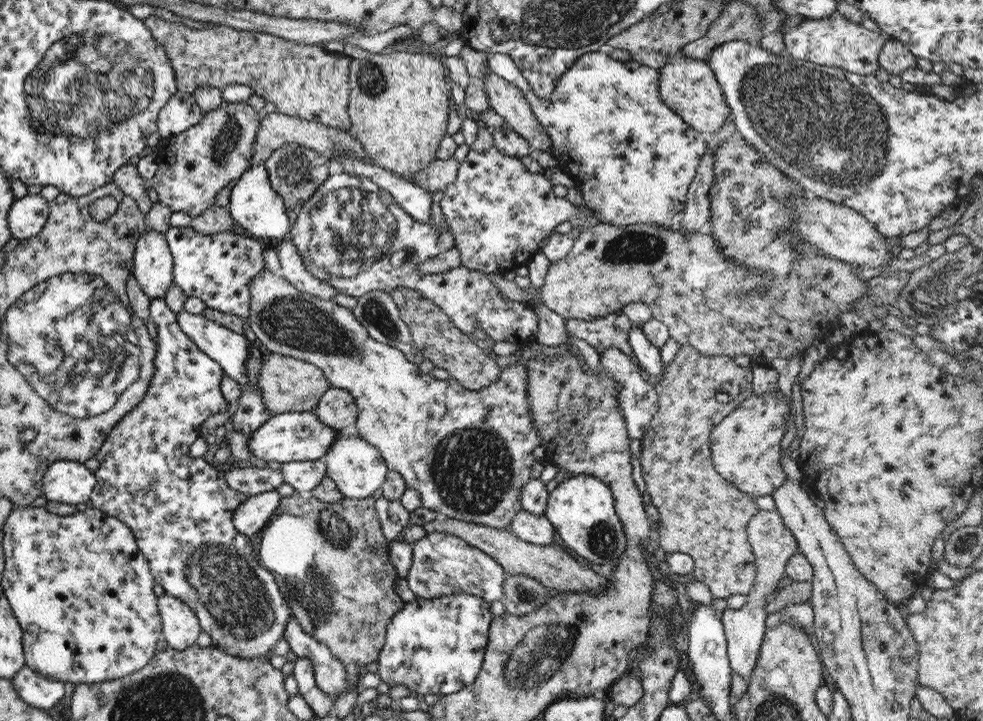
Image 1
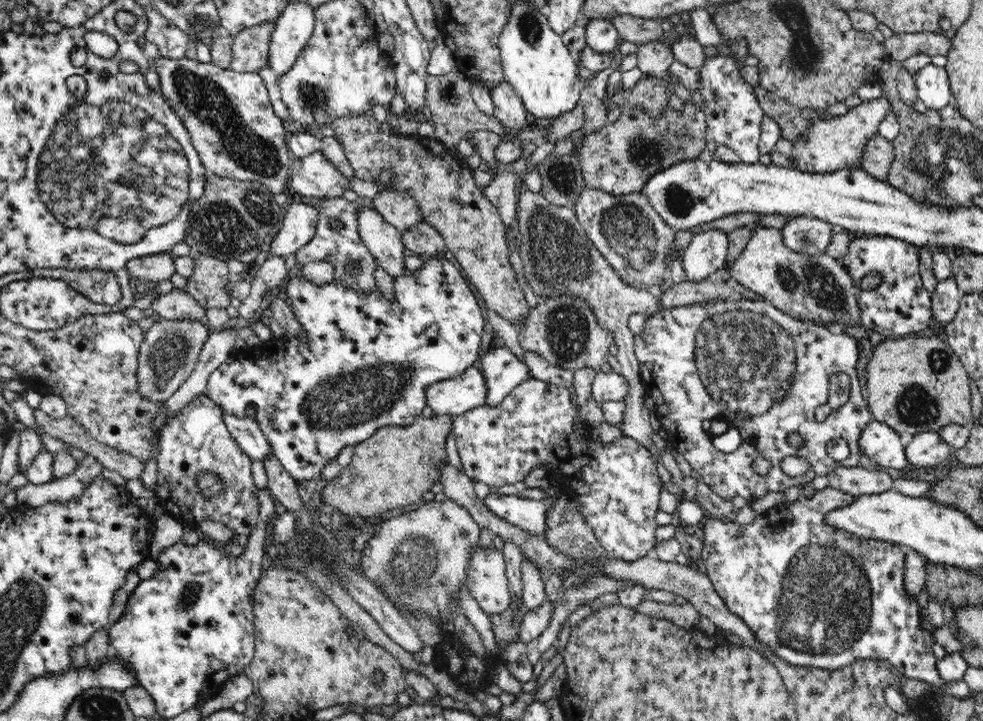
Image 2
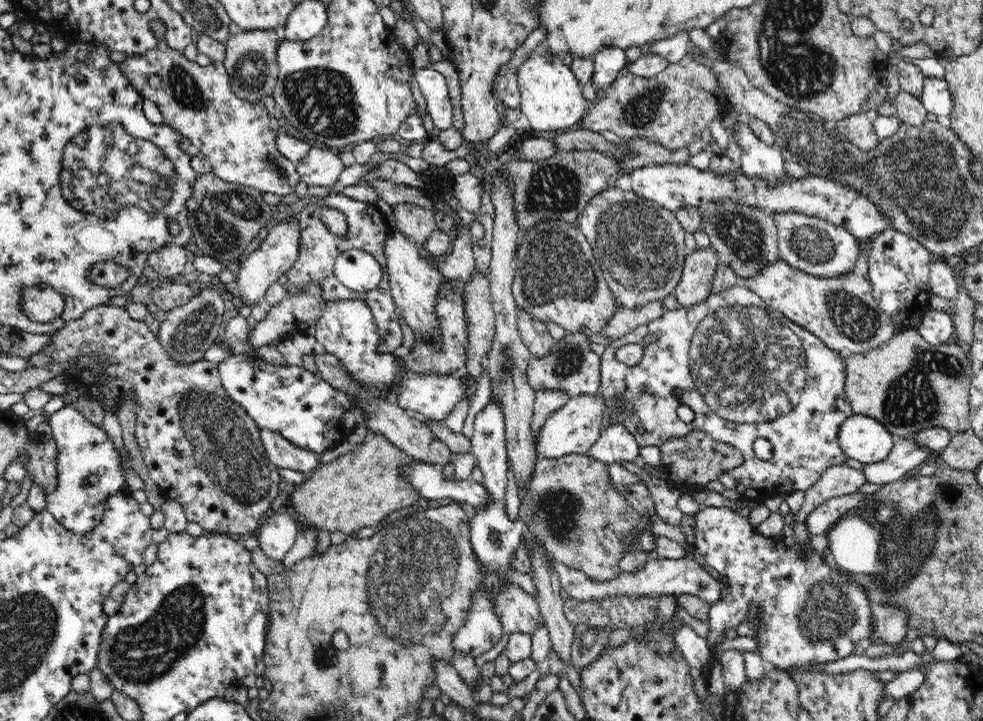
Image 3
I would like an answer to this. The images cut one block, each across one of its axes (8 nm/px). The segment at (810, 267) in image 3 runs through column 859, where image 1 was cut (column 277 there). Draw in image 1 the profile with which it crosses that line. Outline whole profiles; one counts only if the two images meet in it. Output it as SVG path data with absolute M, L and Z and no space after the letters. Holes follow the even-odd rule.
M285 237L272 244L279 259L279 276L283 277L293 288L320 299L331 299L338 291L327 282L311 277L302 266L302 260L293 246Z

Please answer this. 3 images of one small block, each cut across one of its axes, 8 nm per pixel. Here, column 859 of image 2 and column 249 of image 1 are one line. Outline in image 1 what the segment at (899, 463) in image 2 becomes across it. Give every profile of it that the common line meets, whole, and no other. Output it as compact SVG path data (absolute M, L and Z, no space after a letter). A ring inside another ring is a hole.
M293 411L279 413L269 417L246 440L247 450L255 457L273 462L303 462L322 460L325 452L331 448L338 436L329 425L321 423L319 417L312 411Z

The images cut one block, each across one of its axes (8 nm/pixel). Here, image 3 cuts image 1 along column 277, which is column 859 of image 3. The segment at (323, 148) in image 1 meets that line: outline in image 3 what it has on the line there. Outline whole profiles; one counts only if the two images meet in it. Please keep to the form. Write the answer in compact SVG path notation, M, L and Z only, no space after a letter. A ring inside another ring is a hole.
M864 112L850 115L833 125L837 132L848 137L860 149L871 149L879 140L873 129L872 120Z

